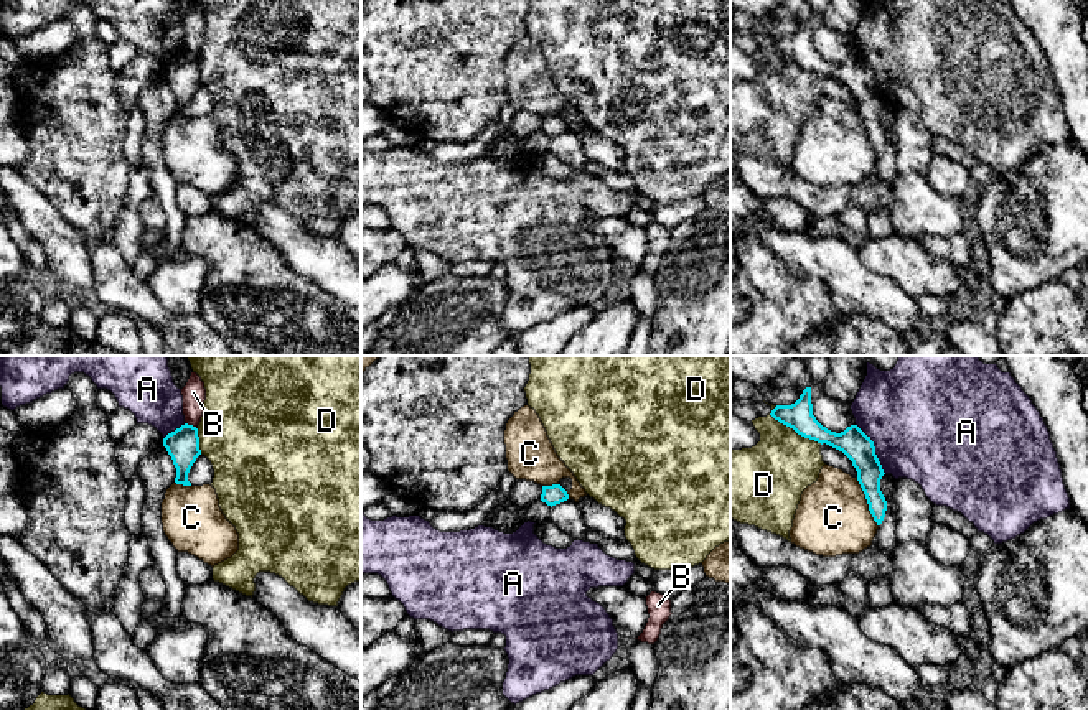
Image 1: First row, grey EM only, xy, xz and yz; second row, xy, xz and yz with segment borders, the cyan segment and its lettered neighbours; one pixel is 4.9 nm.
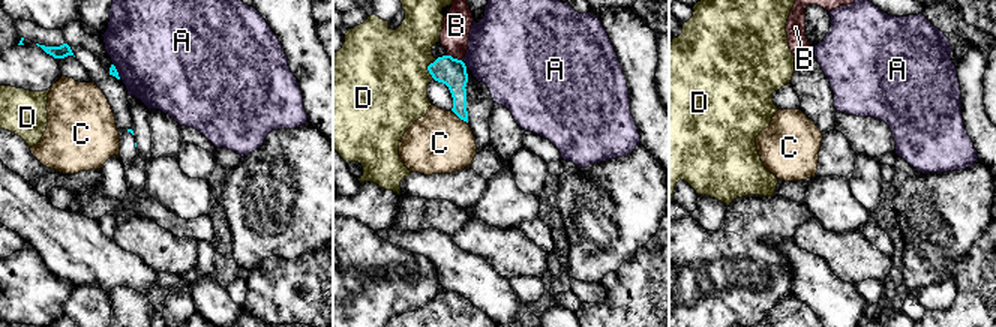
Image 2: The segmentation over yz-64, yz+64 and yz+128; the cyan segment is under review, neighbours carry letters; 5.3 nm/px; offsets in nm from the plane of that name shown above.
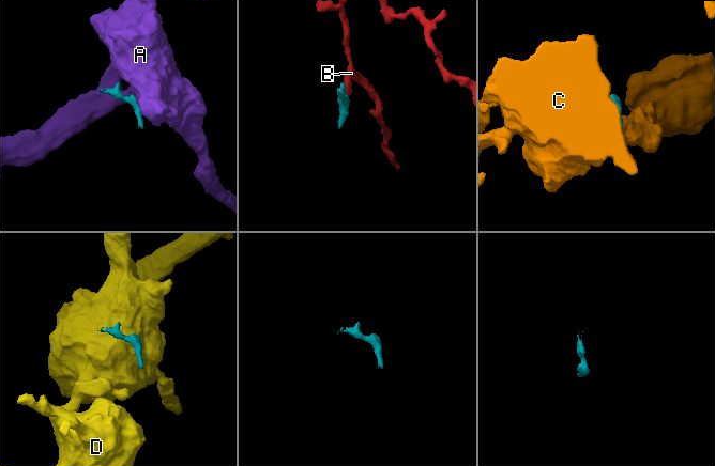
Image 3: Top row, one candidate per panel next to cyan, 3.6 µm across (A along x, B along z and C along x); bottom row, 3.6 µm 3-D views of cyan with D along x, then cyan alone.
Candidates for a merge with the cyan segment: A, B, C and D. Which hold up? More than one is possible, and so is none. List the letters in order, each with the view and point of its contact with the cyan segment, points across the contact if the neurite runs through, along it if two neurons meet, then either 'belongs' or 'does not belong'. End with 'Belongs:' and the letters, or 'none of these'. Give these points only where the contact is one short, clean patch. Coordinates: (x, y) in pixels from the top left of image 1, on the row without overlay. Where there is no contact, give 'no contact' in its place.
A: yz (874, 79) | along yz (856, 55), (872, 73), (874, 84), (886, 104) | does not belong
B: xy (192, 56) | along xy (185, 53), (196, 60) | does not belong
C: yz (867, 134) | along yz (856, 109), (877, 157) | does not belong
D: yz (795, 61) | does not belong
Belongs: none of these

